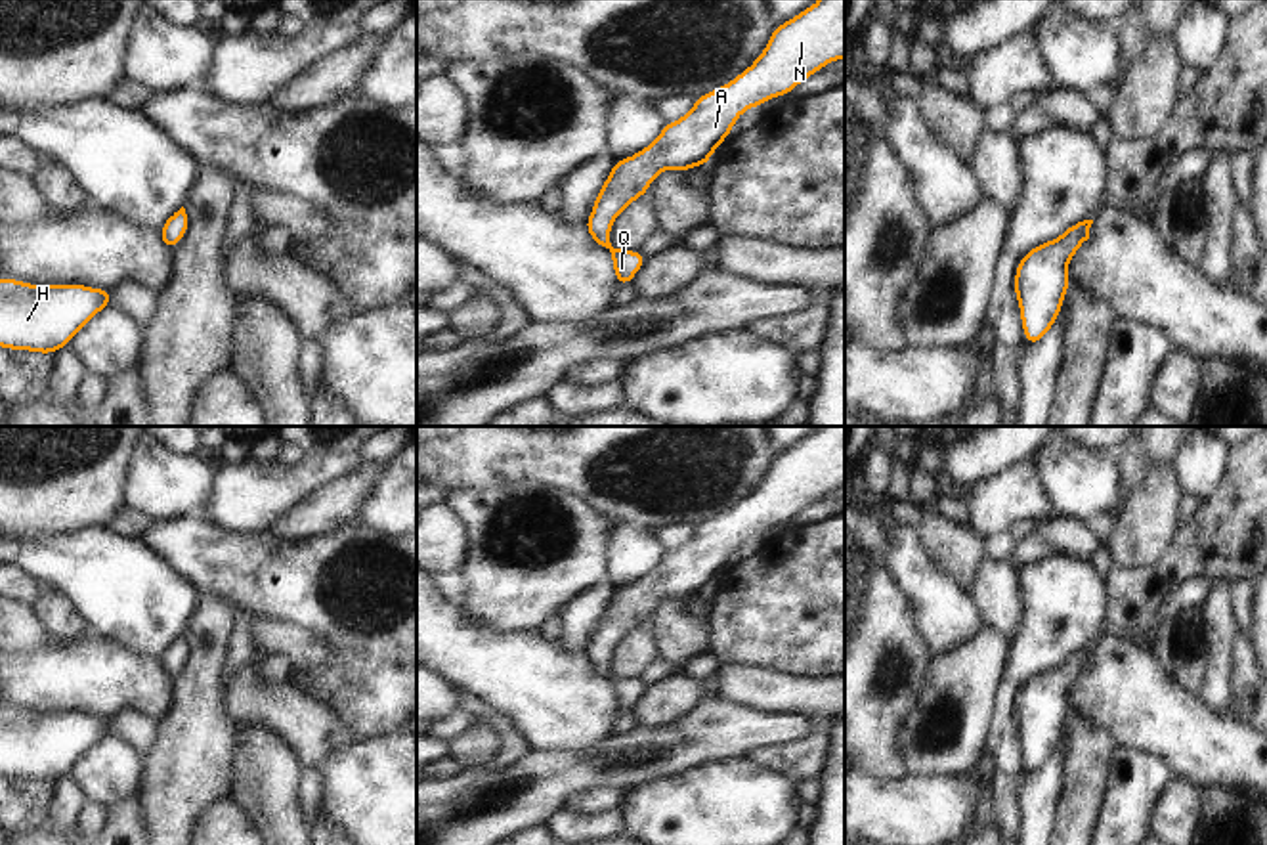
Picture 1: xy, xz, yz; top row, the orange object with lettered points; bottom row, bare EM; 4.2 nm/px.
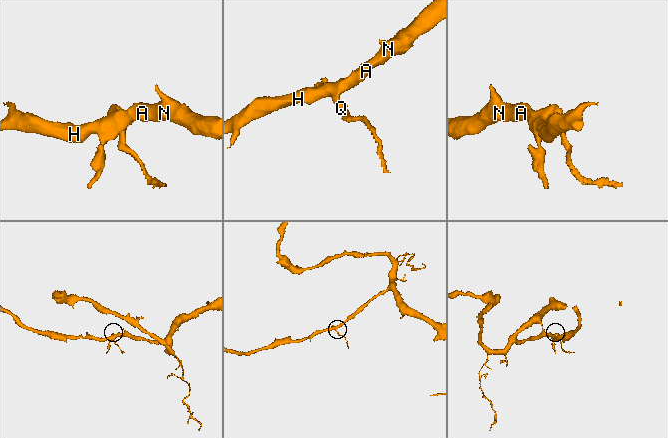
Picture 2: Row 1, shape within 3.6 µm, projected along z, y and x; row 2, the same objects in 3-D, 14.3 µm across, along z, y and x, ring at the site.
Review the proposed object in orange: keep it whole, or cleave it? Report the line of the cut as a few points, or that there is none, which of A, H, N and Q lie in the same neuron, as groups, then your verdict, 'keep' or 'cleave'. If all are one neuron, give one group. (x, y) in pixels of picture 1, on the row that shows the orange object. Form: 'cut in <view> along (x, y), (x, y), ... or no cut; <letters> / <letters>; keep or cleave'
no cut; A H N Q; keep

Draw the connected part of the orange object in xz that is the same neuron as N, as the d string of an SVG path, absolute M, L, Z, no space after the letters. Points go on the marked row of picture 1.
M818 0L776 25L764 50L736 78L698 96L694 107L678 120L665 122L652 143L617 159L583 224L594 245L612 254L617 285L633 283L648 258L640 250L615 249L610 243L615 218L644 197L663 170L684 174L692 166L705 166L741 113L789 96L837 59L845 59L845 0Z

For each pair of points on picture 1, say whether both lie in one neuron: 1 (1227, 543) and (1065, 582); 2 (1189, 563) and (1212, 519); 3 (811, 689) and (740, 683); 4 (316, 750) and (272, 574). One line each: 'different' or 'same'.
1: different
2: same
3: same
4: different

